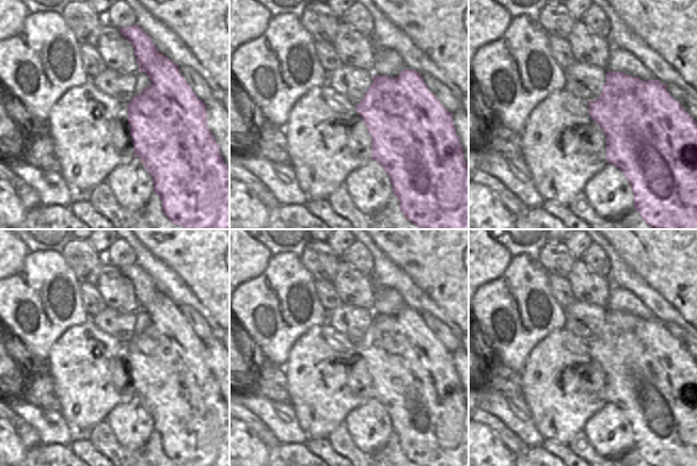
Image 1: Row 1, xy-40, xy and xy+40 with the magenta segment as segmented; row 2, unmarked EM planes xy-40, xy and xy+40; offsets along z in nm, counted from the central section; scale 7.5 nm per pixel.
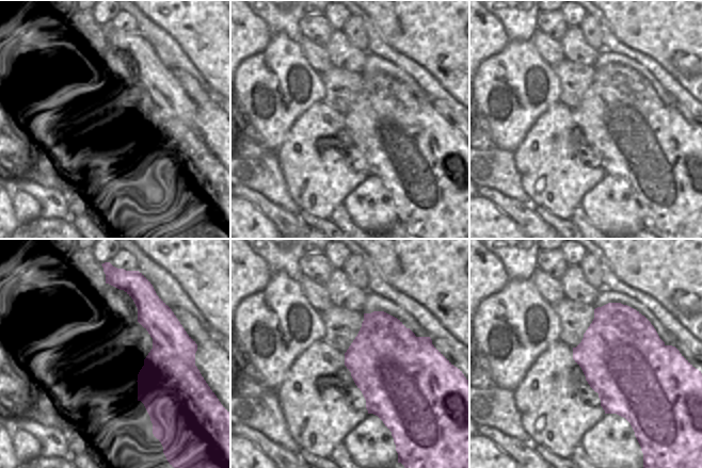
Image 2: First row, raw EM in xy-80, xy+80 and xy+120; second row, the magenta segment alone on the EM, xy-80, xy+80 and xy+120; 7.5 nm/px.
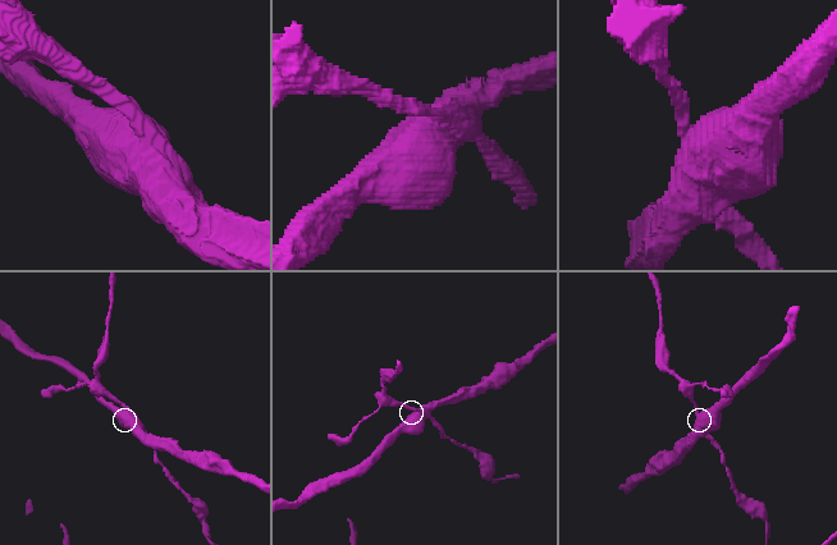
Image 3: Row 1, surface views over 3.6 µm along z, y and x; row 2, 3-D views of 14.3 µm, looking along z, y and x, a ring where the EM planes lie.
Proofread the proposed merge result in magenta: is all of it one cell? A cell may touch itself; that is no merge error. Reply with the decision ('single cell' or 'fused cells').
fused cells

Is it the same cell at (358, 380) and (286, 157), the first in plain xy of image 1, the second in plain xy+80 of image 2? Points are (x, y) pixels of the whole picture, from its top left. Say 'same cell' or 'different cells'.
same cell

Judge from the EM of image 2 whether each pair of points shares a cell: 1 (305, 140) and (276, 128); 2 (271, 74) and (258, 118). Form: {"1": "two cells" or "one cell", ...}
{"1": "two cells", "2": "one cell"}

